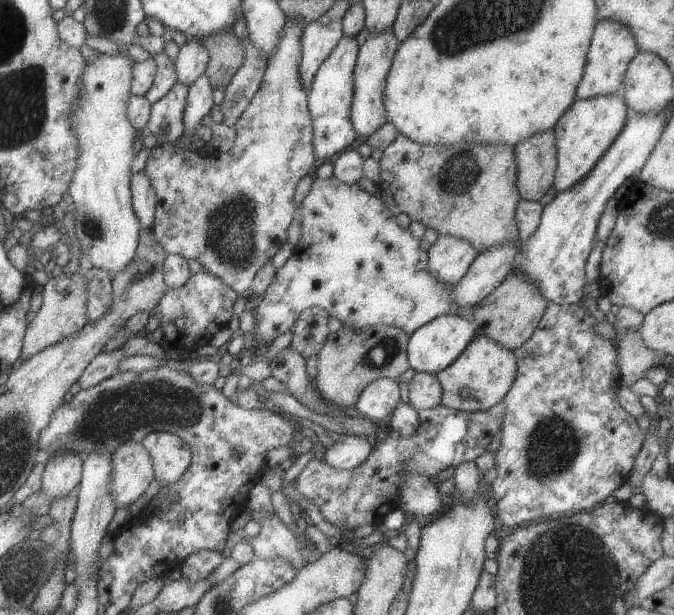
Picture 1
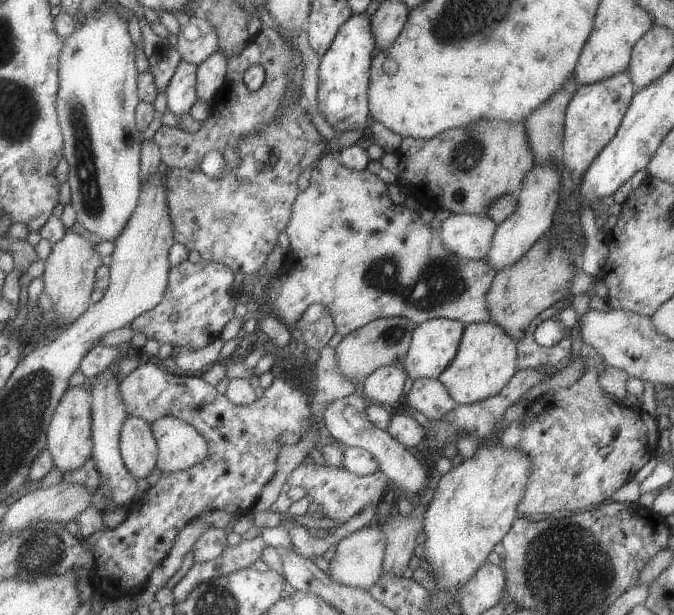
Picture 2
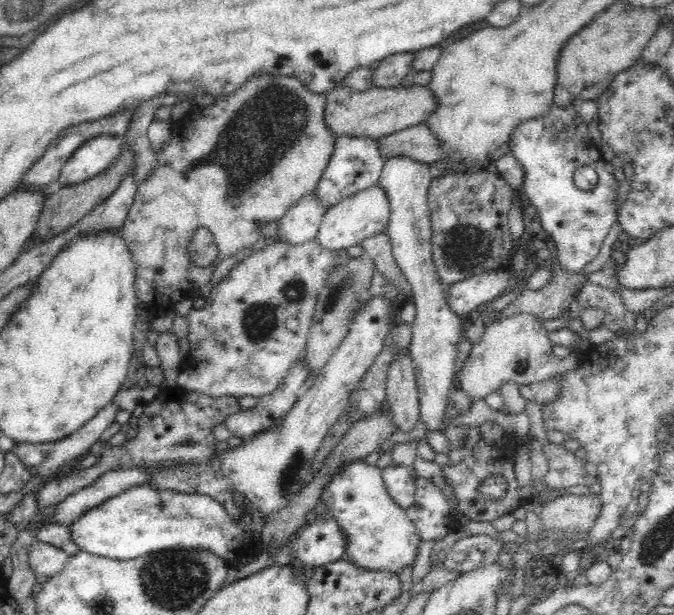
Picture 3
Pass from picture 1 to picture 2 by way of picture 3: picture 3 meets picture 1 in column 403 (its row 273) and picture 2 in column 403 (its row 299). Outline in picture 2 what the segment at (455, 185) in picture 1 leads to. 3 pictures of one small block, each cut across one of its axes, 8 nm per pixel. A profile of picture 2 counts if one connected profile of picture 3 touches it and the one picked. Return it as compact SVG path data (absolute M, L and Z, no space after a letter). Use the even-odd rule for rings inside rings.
M482 120L471 125L447 129L427 140L402 137L399 148L394 152L397 157L396 182L405 186L405 196L412 196L418 209L449 210L452 214L475 214L486 216L487 206L503 194L514 197L521 188L523 176L534 164L533 154L527 144L524 122L505 122L505 120Z

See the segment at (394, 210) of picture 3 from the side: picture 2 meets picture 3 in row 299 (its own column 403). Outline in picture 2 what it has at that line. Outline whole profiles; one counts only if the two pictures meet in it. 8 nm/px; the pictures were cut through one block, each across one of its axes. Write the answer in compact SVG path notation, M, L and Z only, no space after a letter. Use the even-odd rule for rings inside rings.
M397 409L397 412L391 415L386 431L399 444L413 451L422 445L426 435L421 425L401 409Z

